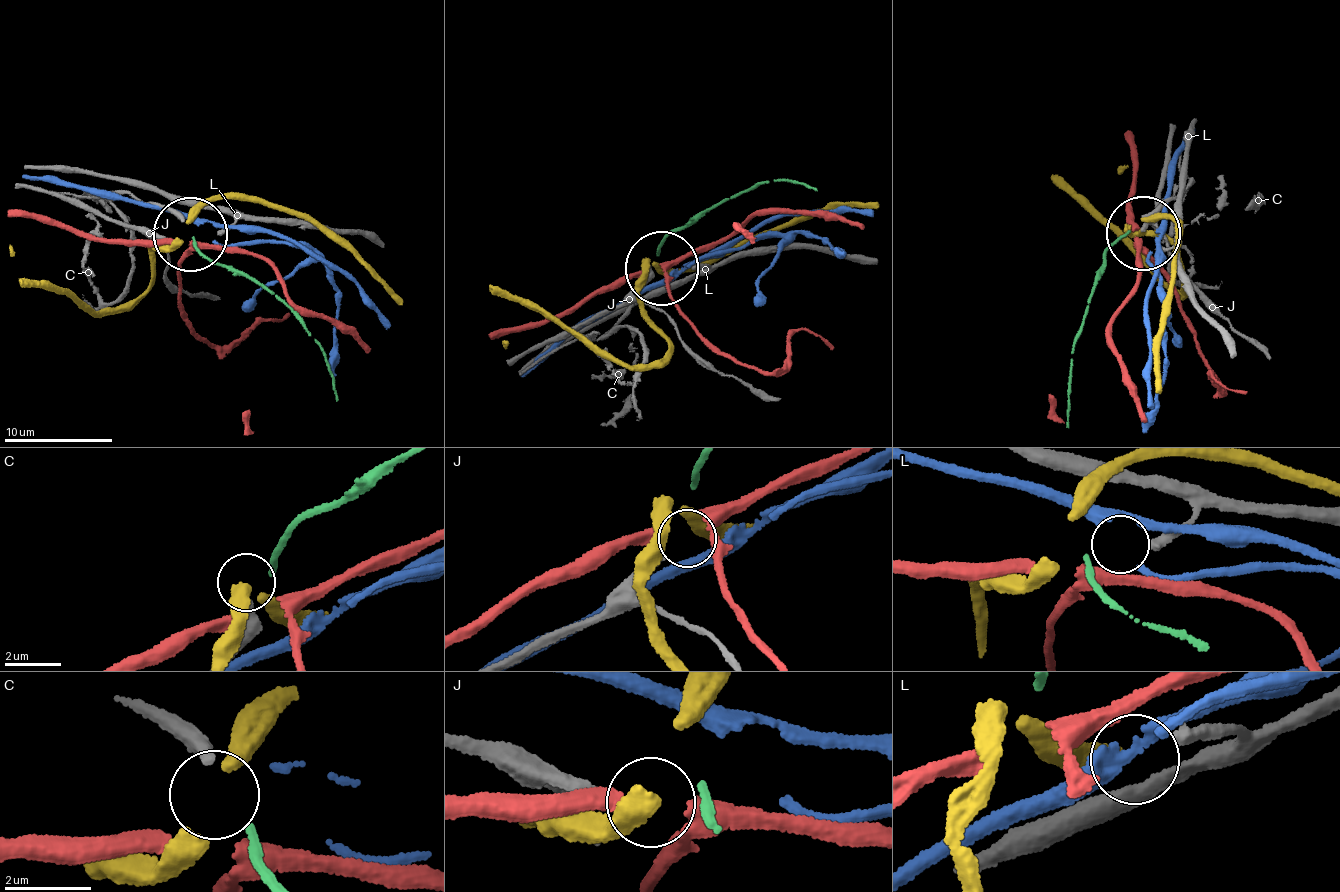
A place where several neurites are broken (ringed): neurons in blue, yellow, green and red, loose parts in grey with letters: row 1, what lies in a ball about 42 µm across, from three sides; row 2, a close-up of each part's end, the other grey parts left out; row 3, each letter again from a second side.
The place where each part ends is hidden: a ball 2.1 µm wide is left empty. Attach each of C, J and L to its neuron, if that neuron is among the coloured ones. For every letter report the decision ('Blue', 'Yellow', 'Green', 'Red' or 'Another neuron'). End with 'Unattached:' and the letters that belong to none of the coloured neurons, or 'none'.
C: Green
J: Another neuron
L: Another neuron
Unattached: J, L

